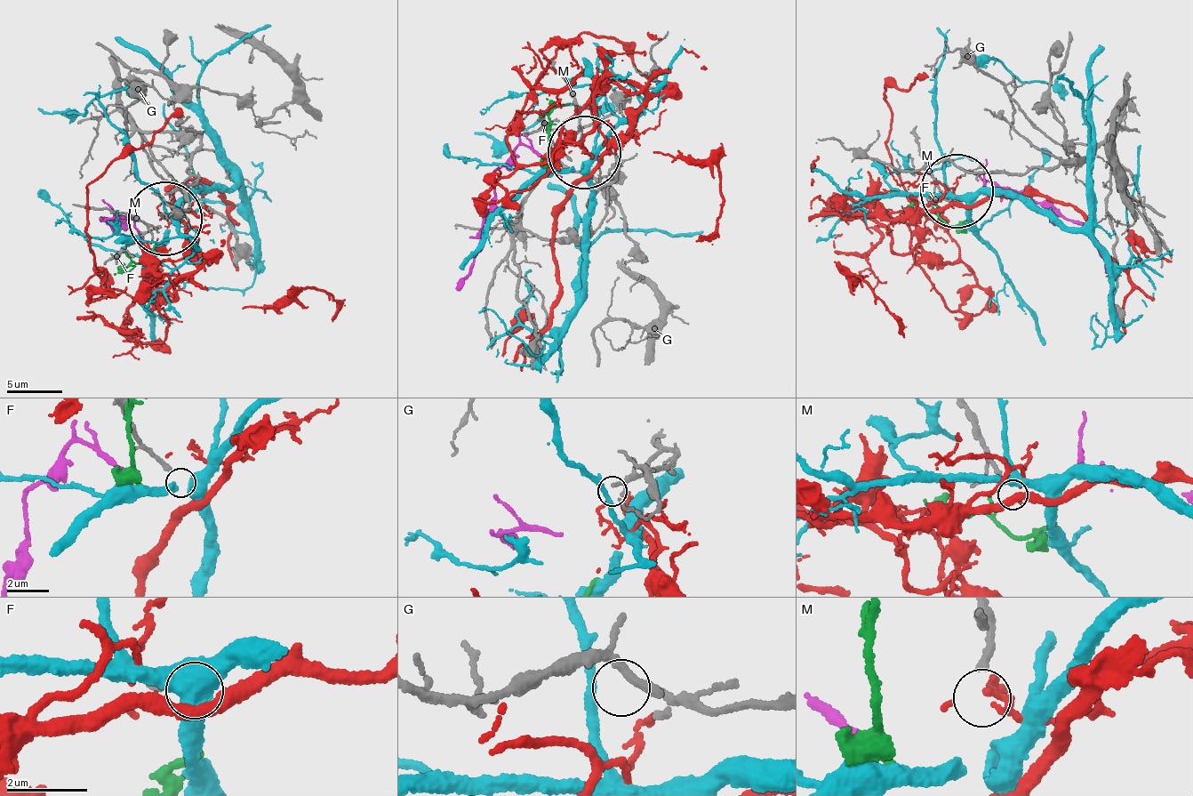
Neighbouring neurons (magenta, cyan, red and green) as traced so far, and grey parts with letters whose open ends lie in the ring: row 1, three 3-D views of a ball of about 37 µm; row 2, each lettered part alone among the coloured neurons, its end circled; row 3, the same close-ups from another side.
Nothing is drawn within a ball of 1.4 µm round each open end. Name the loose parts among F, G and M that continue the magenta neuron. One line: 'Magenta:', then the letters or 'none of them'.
Magenta: none of them

